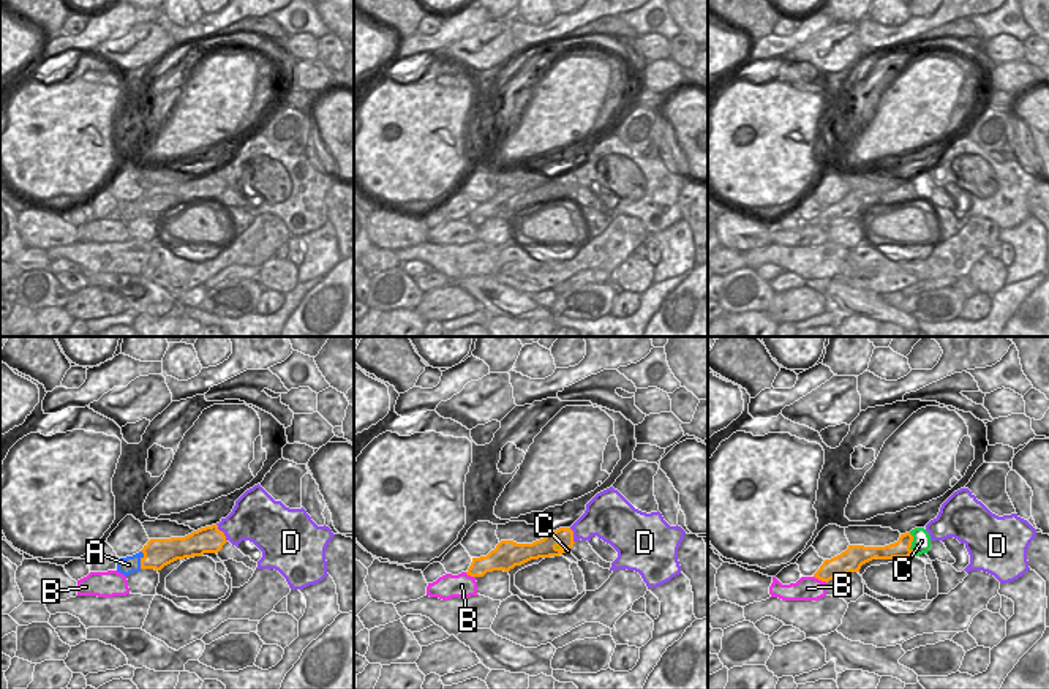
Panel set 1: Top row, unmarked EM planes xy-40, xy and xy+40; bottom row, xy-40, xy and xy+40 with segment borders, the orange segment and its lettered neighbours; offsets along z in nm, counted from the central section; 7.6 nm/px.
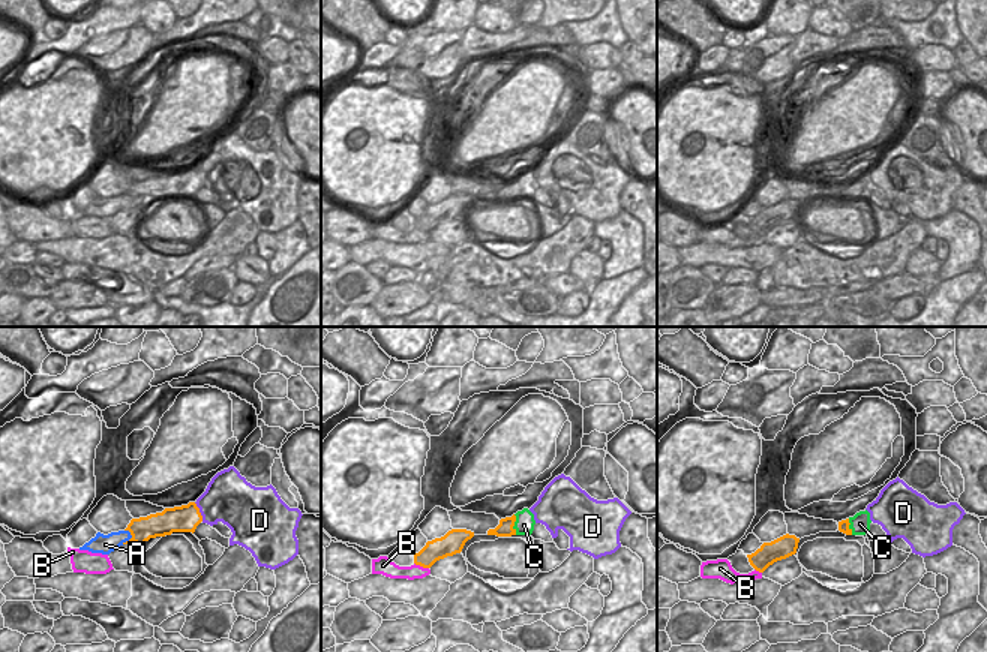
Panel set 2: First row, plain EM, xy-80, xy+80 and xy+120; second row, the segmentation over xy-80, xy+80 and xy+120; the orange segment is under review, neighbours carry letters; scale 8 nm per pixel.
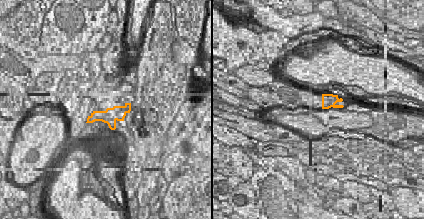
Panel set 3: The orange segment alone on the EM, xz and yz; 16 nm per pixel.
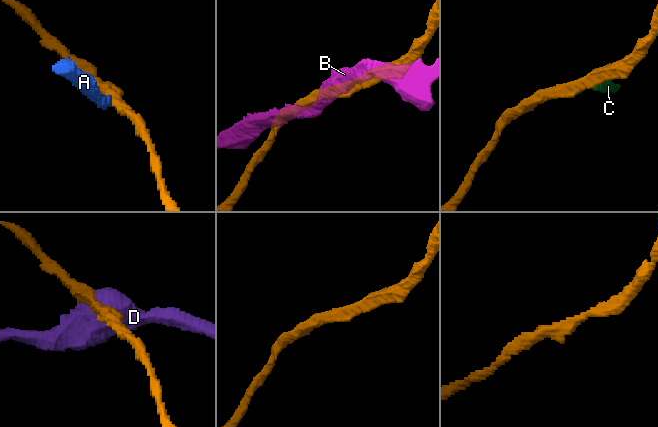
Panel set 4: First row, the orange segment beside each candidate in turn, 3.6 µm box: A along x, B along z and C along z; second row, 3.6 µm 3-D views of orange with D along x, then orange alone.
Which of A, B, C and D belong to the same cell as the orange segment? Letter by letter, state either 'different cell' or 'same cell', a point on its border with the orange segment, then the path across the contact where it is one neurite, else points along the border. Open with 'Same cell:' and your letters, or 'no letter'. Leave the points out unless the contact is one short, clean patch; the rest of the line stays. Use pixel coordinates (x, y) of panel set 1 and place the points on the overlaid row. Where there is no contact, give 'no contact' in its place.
Same cell: no letter
A: different cell; meets orange in xy-40 at (141, 560); border along xy-40 (141, 550), (139, 568)
B: different cell; meets orange in xy+40 at (820, 579)
C: different cell; meets orange in xy+40 at (910, 544); border along xy+40 (909, 533), (912, 536), (910, 550), (913, 555)
D: different cell; meets orange in xy-40 at (223, 533)

